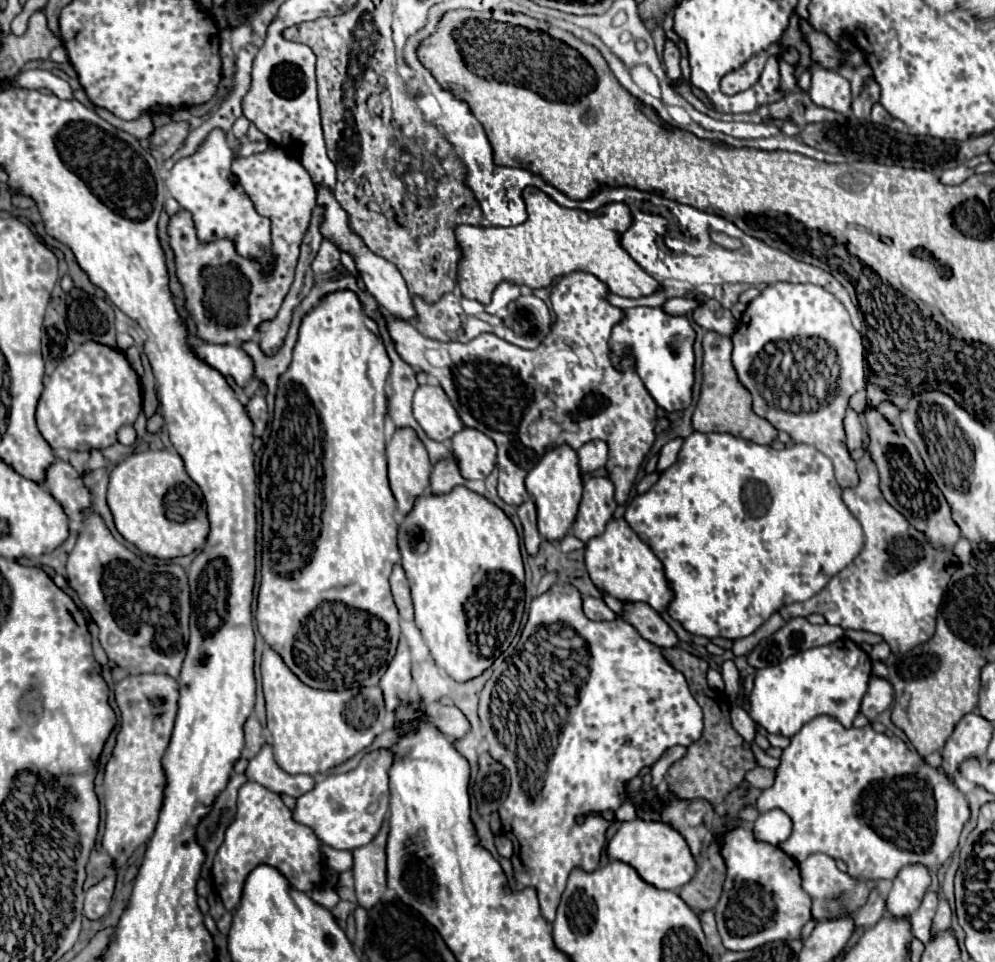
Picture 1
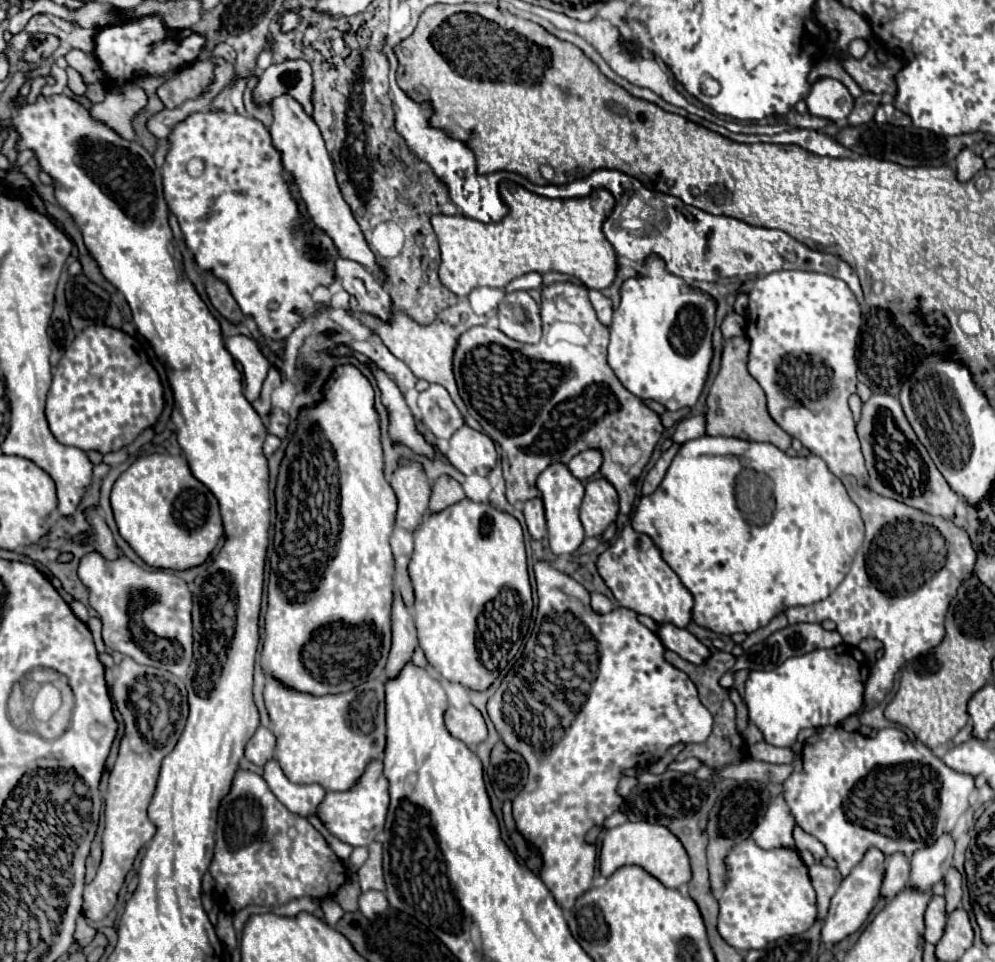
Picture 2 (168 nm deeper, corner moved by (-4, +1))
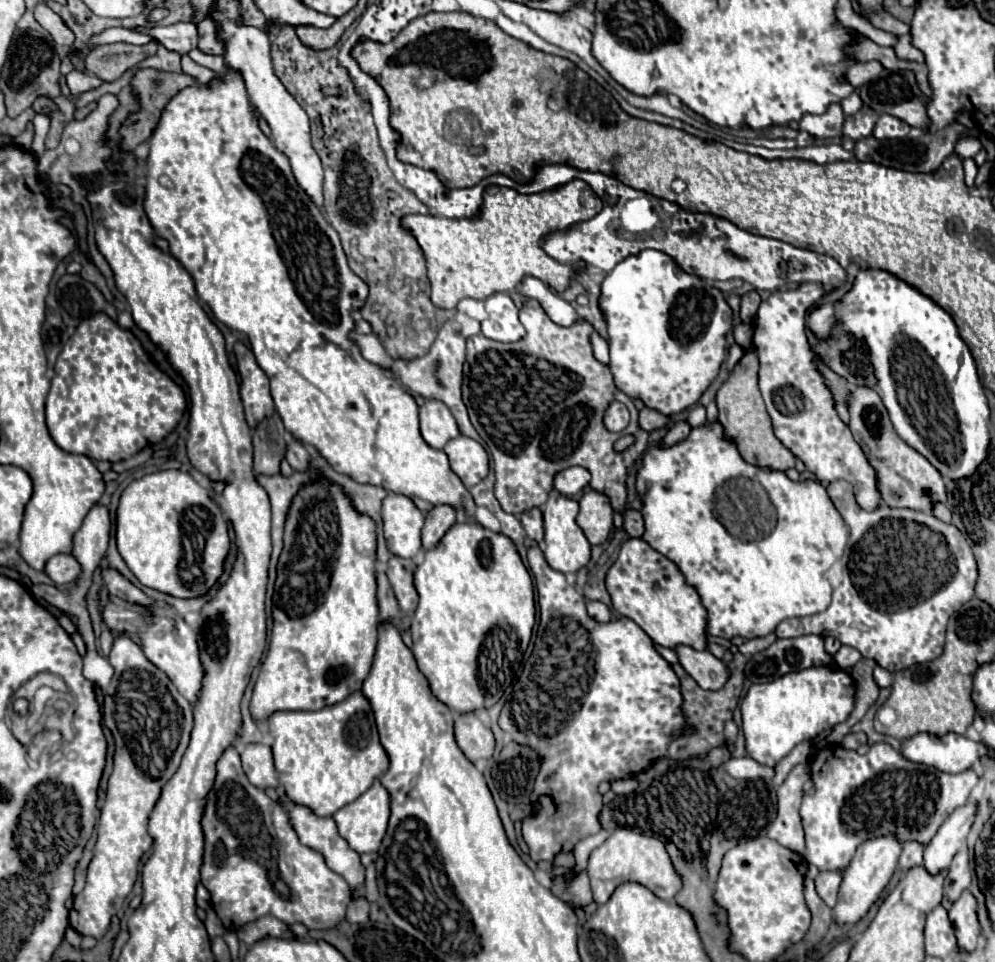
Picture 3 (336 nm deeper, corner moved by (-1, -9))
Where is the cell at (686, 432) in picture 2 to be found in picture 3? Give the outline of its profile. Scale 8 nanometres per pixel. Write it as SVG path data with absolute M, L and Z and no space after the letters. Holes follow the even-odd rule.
M703 406L693 408L693 410L691 410L691 414L689 414L689 418L687 418L687 422L689 422L689 426L691 426L691 428L705 426L705 424L707 424L707 418L705 418L705 408L703 408Z

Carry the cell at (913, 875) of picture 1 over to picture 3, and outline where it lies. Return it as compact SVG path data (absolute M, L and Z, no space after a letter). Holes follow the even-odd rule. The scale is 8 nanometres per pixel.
M967 804L957 808L943 822L935 838L925 848L923 866L929 874L939 874L941 870L949 868L949 862L961 850L961 844L965 844L965 838L973 824L973 814L975 814L975 804Z

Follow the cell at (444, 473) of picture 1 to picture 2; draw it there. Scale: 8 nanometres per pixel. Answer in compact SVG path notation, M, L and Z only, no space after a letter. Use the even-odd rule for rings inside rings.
M440 476L436 480L436 484L434 484L434 488L432 488L428 510L432 514L436 514L436 512L442 512L444 508L460 502L460 500L464 500L462 486L454 478L450 478L450 476Z

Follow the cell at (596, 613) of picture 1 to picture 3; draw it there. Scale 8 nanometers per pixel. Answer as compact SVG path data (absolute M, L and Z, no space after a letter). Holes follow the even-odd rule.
M587 602L587 612L597 622L609 622L611 620L611 610L603 602Z

